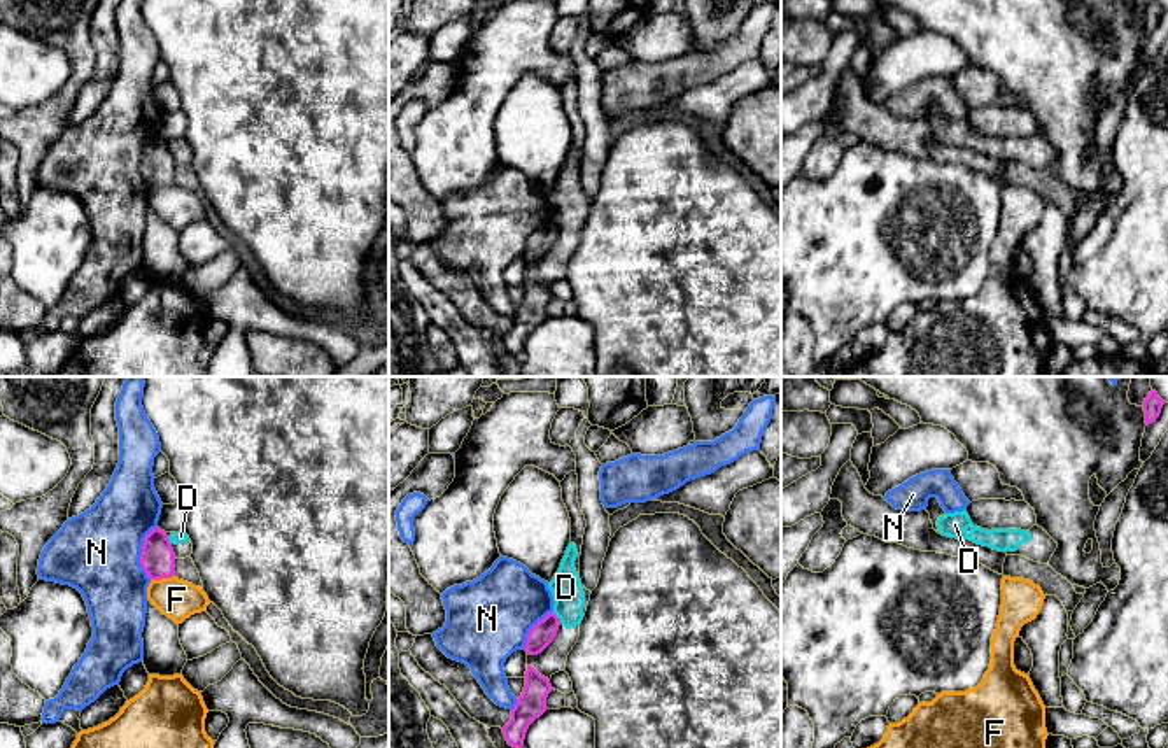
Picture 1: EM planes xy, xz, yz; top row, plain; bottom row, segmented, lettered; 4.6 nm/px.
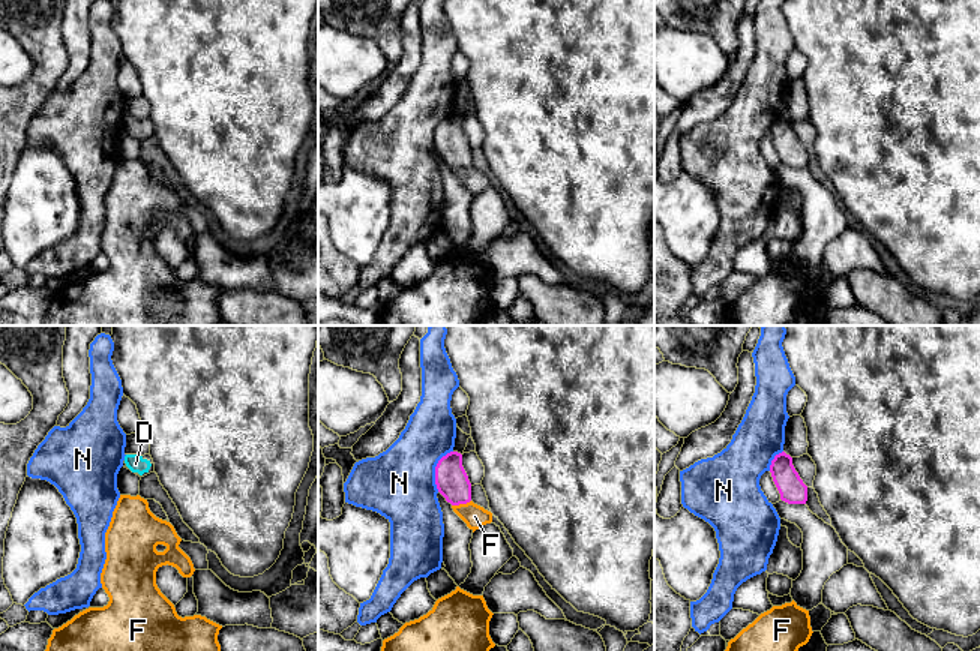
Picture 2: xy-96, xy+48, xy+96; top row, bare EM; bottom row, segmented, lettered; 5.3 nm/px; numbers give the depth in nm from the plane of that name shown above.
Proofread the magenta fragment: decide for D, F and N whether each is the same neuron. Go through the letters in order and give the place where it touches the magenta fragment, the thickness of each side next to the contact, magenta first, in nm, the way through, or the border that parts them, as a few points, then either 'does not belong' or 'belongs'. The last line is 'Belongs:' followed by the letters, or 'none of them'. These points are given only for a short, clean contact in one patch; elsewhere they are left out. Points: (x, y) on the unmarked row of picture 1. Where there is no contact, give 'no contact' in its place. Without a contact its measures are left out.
D: xz (554, 221) | 110/150 nm | along xz (552, 219), (559, 225) | does not belong
F: xy (161, 184) | 160/180 nm | does not belong
N: xy (142, 160) | 160/380 nm | does not belong
Belongs: none of them

